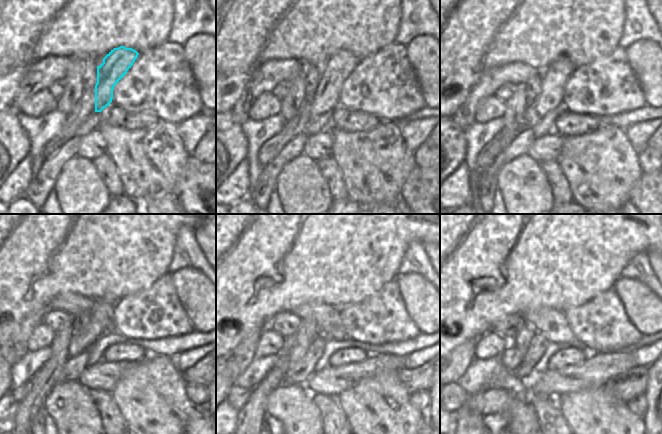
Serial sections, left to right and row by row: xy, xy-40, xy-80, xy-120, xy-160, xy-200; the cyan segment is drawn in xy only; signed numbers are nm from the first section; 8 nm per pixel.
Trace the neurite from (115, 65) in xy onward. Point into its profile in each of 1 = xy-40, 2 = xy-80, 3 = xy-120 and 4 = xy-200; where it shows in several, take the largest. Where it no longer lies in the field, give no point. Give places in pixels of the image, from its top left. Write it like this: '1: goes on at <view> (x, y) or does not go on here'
1: goes on at xy-40 (338, 67)
2: goes on at xy-80 (553, 78)
3: goes on at xy-120 (102, 321)
4: goes on at xy-200 (511, 358)

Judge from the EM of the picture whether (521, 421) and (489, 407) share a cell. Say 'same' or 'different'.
same

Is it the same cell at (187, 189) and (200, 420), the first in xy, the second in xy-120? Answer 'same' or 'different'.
same

